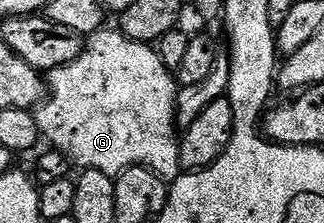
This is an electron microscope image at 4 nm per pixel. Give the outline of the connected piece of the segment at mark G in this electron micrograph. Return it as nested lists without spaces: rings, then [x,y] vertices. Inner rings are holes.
[[[103,27],[97,33],[89,34],[82,53],[72,63],[61,65],[59,69],[51,69],[48,73],[48,96],[42,104],[37,106],[38,131],[43,138],[51,141],[50,145],[55,150],[69,157],[75,166],[82,169],[95,169],[104,171],[104,175],[115,178],[125,169],[142,165],[152,170],[159,178],[167,183],[172,183],[175,178],[181,176],[182,168],[179,163],[179,138],[177,129],[177,90],[178,85],[175,76],[170,72],[160,59],[157,50],[145,42],[128,40],[121,31],[114,33],[109,27]]]

